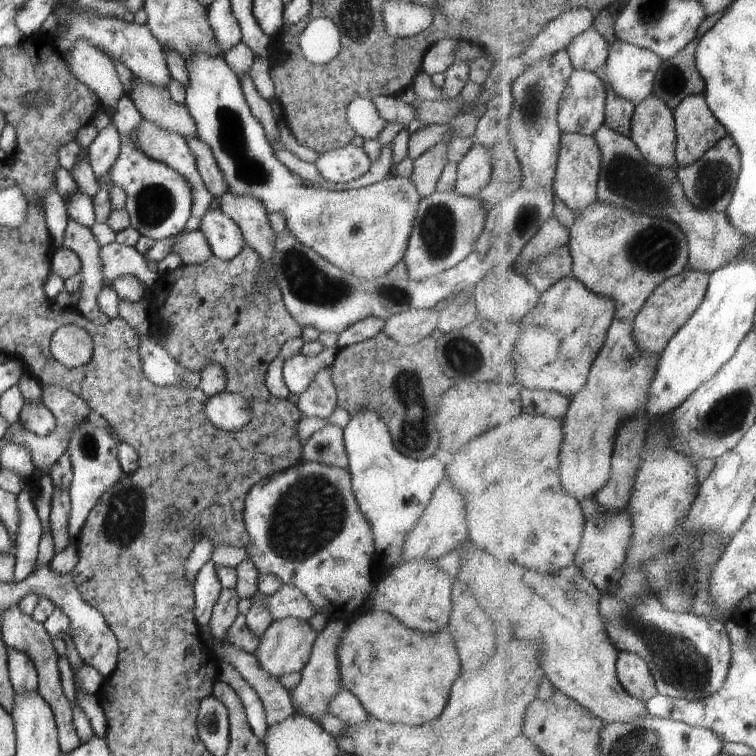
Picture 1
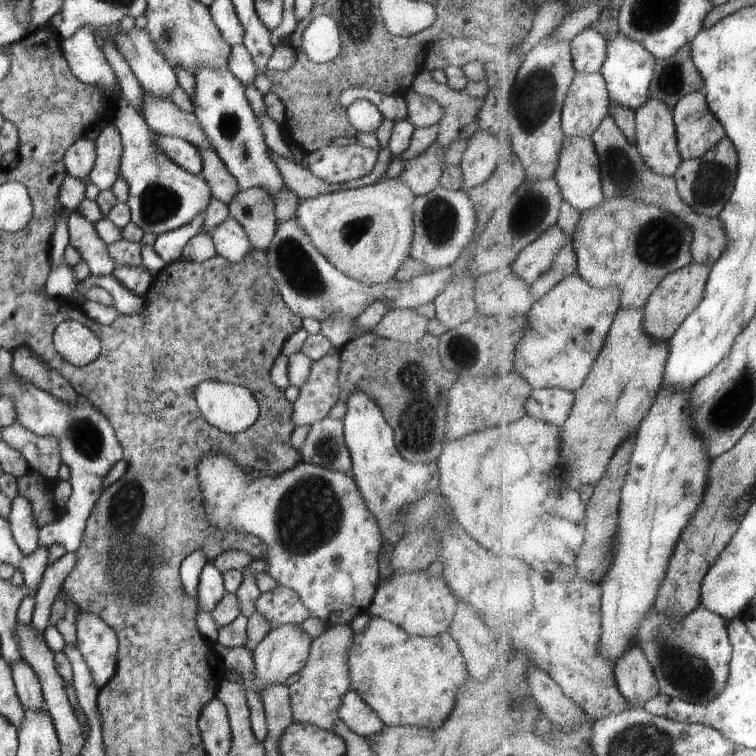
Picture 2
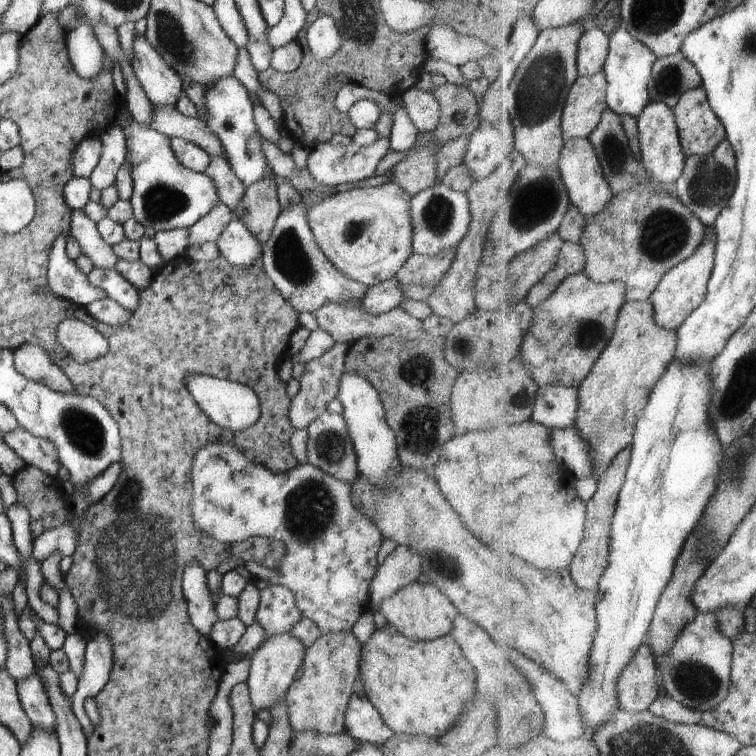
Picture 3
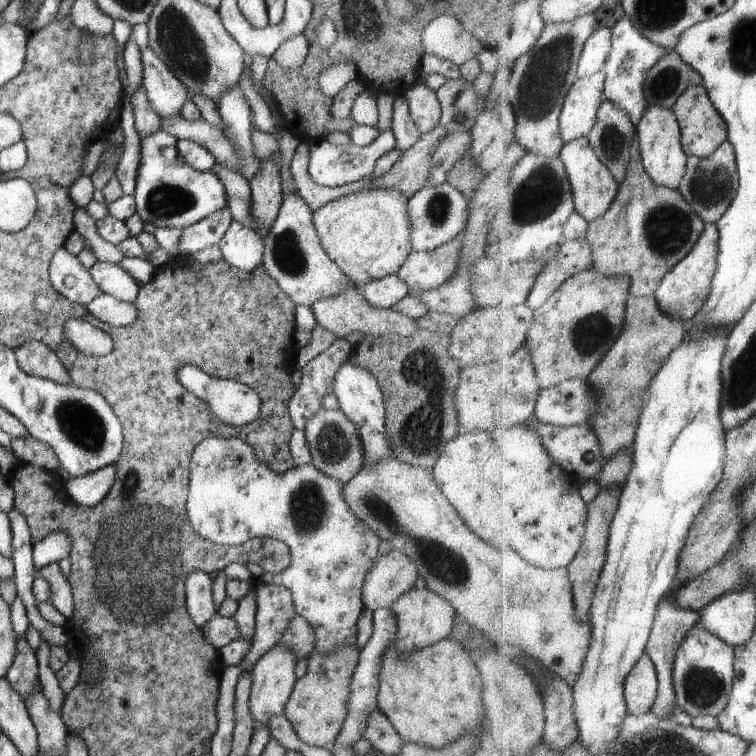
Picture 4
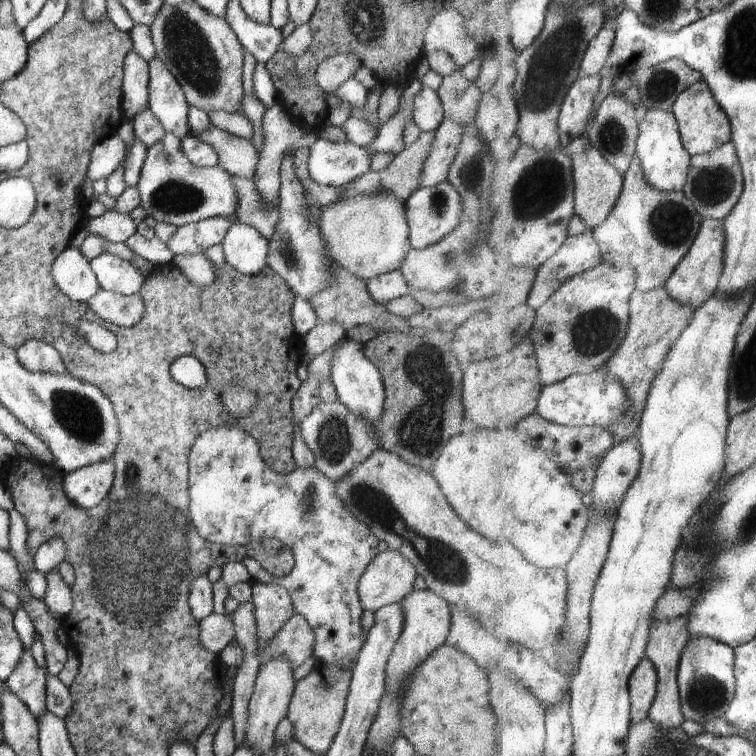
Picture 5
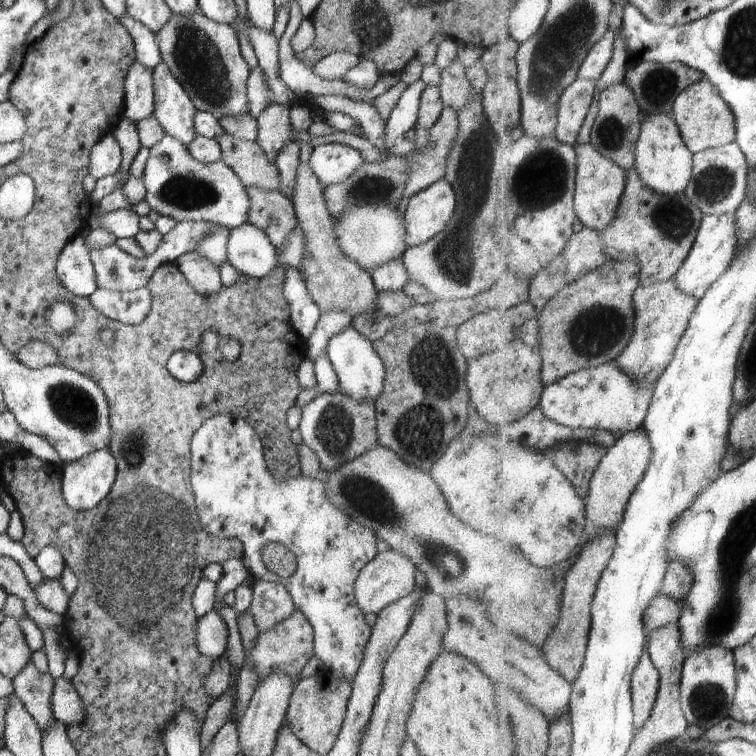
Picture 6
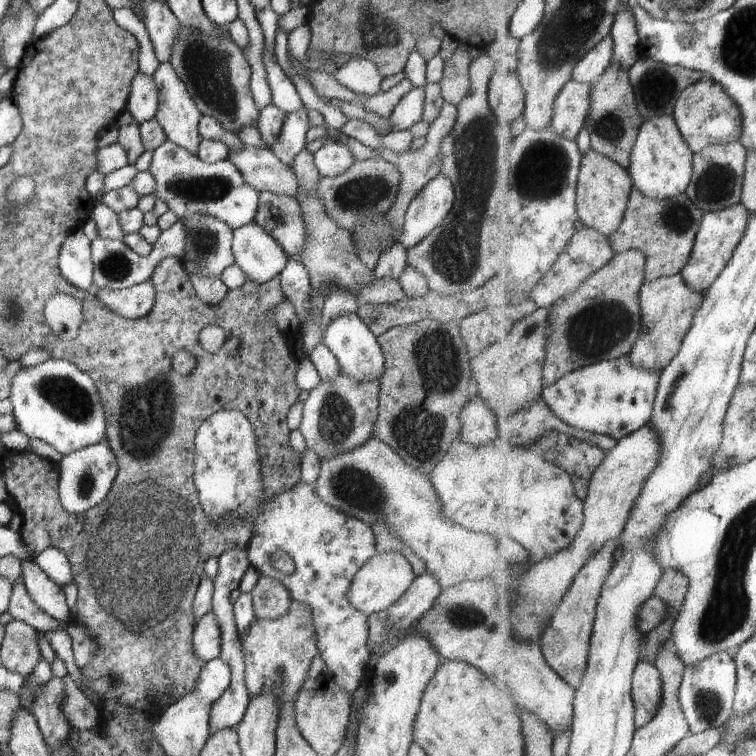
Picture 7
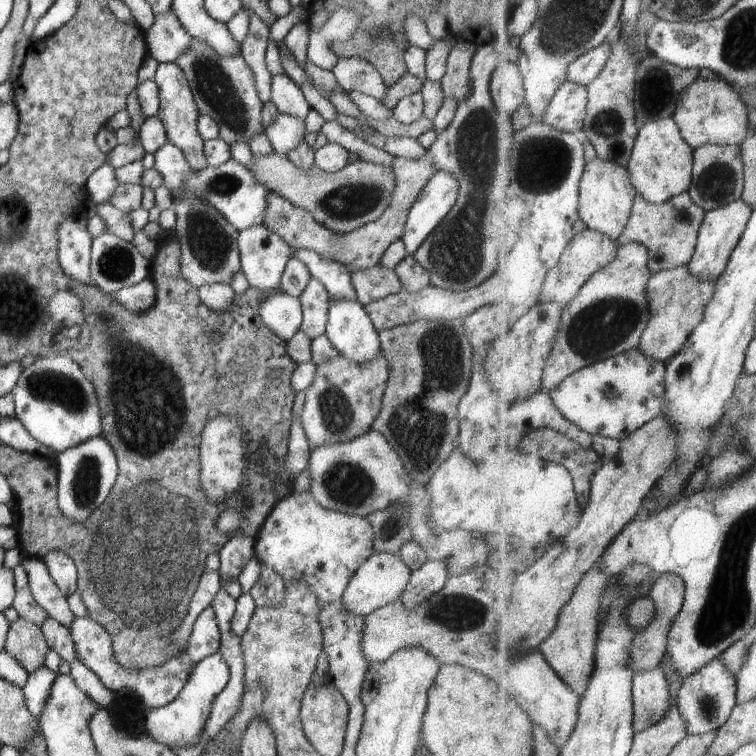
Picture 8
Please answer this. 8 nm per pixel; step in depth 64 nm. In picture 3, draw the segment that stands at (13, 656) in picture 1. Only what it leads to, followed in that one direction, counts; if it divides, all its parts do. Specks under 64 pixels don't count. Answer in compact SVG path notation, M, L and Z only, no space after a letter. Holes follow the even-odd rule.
M35 673L26 680L15 682L18 696L24 712L28 715L34 728L40 728L48 734L56 733L56 716L50 708L48 695L44 690L40 677Z

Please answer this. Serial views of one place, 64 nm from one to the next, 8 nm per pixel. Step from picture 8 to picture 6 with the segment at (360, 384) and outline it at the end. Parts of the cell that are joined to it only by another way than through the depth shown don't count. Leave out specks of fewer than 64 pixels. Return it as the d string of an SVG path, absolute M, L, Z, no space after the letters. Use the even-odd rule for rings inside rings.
M340 392L321 394L304 406L299 425L302 442L319 458L321 472L336 472L344 462L352 462L378 444L374 402L352 400Z

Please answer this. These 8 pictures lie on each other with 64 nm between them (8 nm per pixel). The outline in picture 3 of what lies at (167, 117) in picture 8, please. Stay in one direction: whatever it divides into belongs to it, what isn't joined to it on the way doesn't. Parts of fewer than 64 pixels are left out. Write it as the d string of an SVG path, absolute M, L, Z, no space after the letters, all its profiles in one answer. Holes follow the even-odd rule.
M134 36L132 48L134 48L134 54L132 54L130 64L148 100L153 106L172 106L175 108L176 102L183 92L181 78L160 58L160 54L152 48L145 36Z

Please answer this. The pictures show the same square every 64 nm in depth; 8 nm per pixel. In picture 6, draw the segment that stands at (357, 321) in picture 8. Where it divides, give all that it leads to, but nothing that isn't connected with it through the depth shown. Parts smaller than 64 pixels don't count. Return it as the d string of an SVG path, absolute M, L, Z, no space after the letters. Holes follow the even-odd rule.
M350 325L344 329L344 332L338 332L338 336L332 336L330 344L326 348L326 354L338 378L338 392L356 402L368 400L368 402L376 404L376 398L382 394L386 369L372 344L373 342L368 340L367 336L360 334Z

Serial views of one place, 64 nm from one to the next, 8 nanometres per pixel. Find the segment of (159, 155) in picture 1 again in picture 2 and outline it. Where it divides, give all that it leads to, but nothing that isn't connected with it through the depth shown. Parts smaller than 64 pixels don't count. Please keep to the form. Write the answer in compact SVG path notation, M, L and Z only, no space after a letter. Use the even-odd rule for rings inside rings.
M157 134L156 146L160 152L164 152L176 166L181 166L192 176L201 176L202 156L200 150L192 143L176 136ZM200 212L200 214L191 222L188 222L186 226L157 236L152 246L156 254L158 254L166 264L181 258L184 246L186 246L186 244L190 242L190 238L198 234L200 228L204 226L204 216L206 216L205 212Z

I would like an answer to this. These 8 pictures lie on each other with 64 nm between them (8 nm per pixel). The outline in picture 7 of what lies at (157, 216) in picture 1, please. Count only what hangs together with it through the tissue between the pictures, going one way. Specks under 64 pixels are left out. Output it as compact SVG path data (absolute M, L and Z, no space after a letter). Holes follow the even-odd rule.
M166 140L153 150L148 172L156 180L155 200L163 200L168 210L179 219L204 214L221 220L232 230L254 223L254 216L260 204L258 191L253 186L248 186L240 170L236 170L230 160L205 163L192 156L188 150Z

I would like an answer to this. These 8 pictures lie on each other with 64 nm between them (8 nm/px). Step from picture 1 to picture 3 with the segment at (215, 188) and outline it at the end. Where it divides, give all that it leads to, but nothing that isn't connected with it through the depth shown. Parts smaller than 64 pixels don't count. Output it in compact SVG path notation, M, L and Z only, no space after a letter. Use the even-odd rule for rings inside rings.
M210 156L210 164L204 170L204 174L210 180L214 180L218 200L228 206L235 214L247 186L240 182L240 178L236 178L236 174L230 168L228 161L222 156Z

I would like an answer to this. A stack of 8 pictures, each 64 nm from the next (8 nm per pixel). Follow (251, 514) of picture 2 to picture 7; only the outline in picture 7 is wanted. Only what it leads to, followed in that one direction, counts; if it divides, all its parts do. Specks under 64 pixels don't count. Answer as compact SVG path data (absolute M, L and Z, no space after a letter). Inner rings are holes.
M218 411L209 416L196 430L194 436L194 484L198 491L198 500L204 516L216 528L238 528L242 533L246 520L252 520L252 530L246 545L249 566L252 566L260 576L268 576L272 580L279 580L287 587L291 600L308 604L308 612L312 612L312 622L316 631L316 646L318 654L326 663L330 676L344 692L352 699L358 690L364 674L368 669L368 636L369 626L367 616L356 610L348 600L348 590L352 586L352 579L370 558L376 555L375 534L372 527L356 518L352 518L336 508L324 504L316 494L315 484L306 484L300 480L294 488L280 492L267 499L264 496L264 476L258 438L252 424L241 413L236 411ZM276 552L286 552L294 562L294 572L290 576L278 572L273 567L273 555Z

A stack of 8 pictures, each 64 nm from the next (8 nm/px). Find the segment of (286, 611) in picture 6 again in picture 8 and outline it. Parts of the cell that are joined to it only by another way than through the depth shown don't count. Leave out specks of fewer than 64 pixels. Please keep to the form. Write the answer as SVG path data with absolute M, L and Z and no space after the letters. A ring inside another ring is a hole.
M260 566L260 575L249 595L254 599L256 608L264 606L280 606L284 600L284 591L287 585L280 578L280 574L270 566Z

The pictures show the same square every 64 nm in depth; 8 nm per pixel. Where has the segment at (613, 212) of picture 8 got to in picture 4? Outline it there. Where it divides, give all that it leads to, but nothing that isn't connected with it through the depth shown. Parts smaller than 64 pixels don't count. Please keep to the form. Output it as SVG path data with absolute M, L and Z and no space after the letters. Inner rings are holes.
M582 137L567 143L561 157L567 164L572 188L575 188L575 203L578 212L591 223L598 223L608 214L612 204L618 198L621 189L620 181L616 180L612 169L600 160L599 152L596 152L592 146L589 137Z

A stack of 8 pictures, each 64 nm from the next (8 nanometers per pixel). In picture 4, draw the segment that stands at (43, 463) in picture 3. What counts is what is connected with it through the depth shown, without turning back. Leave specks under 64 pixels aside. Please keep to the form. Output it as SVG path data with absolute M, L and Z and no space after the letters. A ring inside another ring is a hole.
M32 436L28 438L10 438L10 450L22 463L38 466L44 470L55 471L59 469L58 458L48 446Z

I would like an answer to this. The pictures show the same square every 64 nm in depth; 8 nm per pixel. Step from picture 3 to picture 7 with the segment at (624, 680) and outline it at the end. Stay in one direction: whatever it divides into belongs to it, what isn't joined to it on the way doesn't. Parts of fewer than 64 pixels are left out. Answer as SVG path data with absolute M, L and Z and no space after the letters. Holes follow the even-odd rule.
M641 660L635 672L633 695L636 701L637 727L650 724L664 700L663 672L650 660Z

